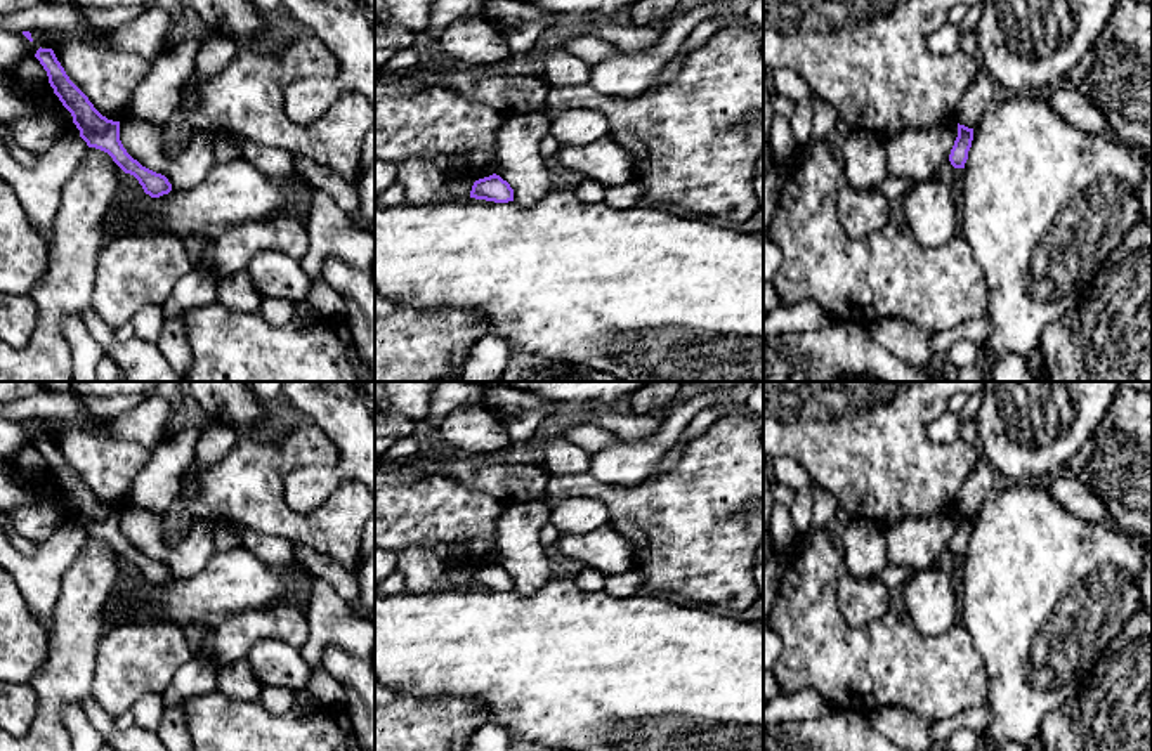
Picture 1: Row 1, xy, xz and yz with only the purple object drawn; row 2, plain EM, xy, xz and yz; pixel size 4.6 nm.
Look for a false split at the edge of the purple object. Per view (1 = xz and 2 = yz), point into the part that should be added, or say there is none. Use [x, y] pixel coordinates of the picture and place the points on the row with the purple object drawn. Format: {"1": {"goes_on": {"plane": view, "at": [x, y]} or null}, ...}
{"1": {"goes_on": null}, "2": {"goes_on": null}}

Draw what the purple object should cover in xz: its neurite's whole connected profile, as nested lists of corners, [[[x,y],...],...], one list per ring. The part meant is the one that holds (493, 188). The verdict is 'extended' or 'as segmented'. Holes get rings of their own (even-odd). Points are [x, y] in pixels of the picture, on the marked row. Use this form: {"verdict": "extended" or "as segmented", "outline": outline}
{"verdict": "as segmented", "outline": [[[493,173],[489,177],[474,182],[470,198],[494,201],[494,203],[508,203],[514,201],[514,189],[507,180]]]}

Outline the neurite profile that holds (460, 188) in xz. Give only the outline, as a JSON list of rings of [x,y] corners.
[[[446,177],[446,191],[456,196],[458,199],[470,198],[474,180],[470,179],[449,179]]]

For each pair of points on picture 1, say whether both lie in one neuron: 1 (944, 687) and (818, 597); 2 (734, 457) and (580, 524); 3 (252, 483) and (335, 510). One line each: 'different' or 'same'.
1: same
2: different
3: same

